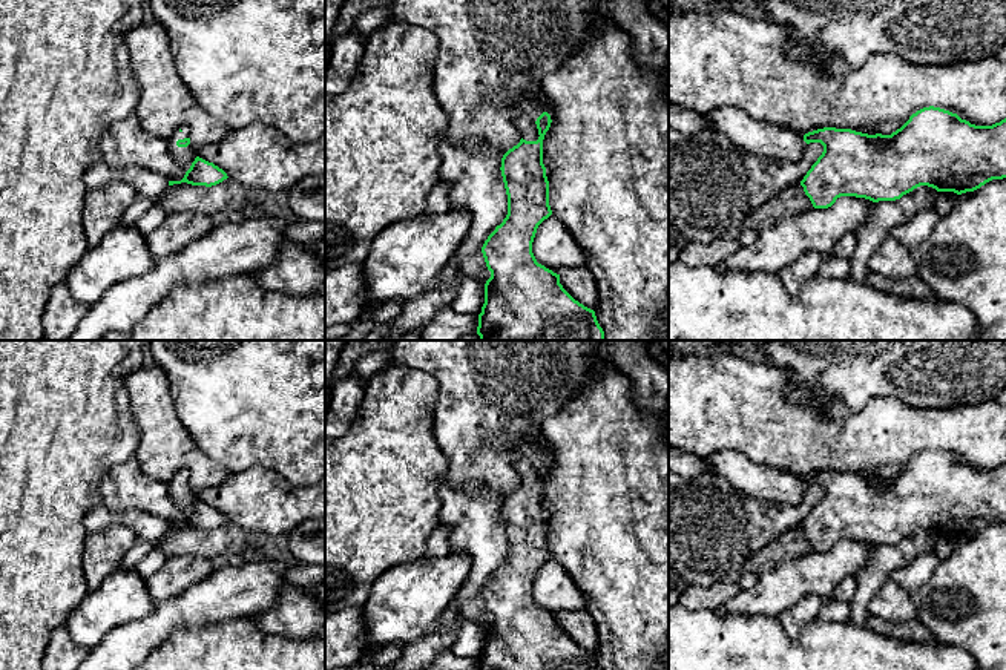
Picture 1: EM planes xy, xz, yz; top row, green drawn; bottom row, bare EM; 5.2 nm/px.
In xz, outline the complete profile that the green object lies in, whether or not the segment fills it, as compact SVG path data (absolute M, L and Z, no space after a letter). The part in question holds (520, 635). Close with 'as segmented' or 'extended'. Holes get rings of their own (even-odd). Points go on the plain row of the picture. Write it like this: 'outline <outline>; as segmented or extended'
outline M521 440L515 448L514 468L521 483L501 501L508 558L482 590L491 621L485 627L478 670L600 670L595 655L575 644L560 627L560 618L538 607L532 596L538 569L552 558L543 507L543 483L551 466L551 458L534 442Z; extended

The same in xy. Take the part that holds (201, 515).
outline M179 469L167 483L170 498L186 514L181 524L169 524L169 529L187 526L212 530L227 523L228 520L222 512L196 498L189 480L189 469Z; extended

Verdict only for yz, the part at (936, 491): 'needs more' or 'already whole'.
needs more

